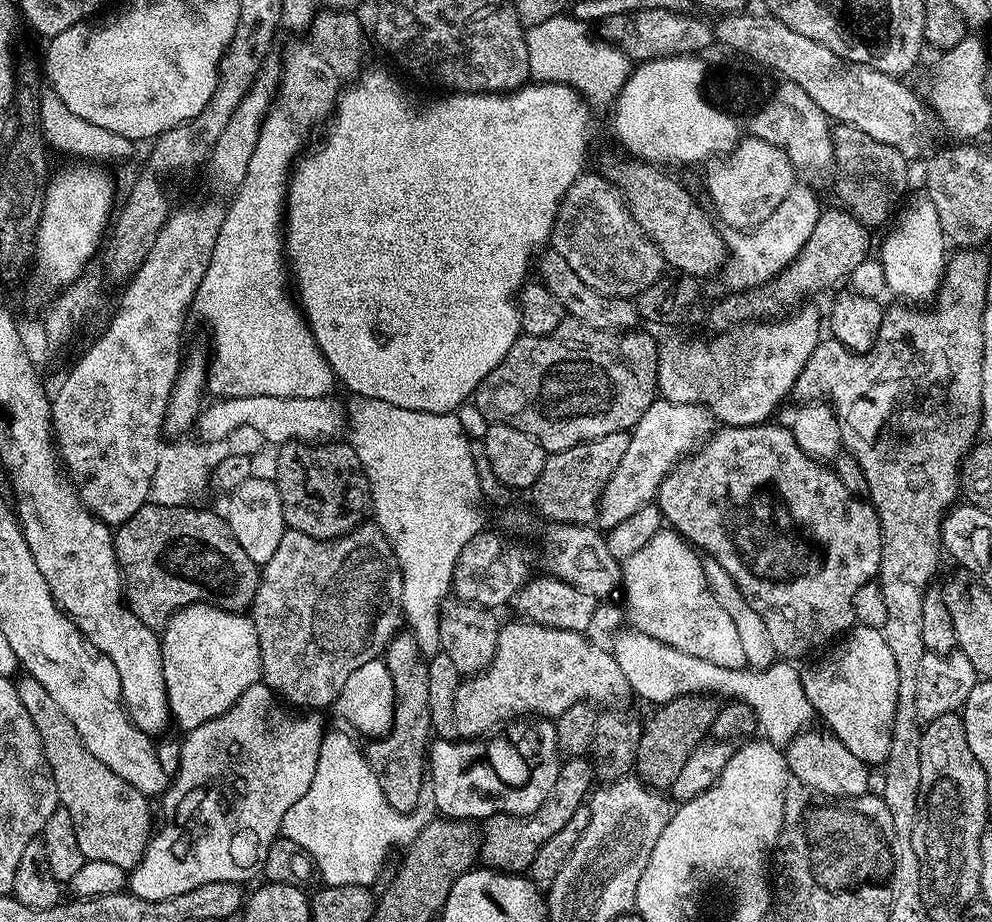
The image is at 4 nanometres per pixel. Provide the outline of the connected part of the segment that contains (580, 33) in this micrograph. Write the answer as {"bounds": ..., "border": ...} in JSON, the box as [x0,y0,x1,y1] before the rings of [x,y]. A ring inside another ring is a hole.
{"bounds":[524,14,634,105],"border":[[[570,14],[546,18],[546,22],[531,25],[524,38],[529,54],[529,74],[533,81],[542,84],[565,84],[589,105],[611,105],[616,95],[626,86],[634,67],[634,61],[615,44],[592,32],[587,23],[575,20]]]}

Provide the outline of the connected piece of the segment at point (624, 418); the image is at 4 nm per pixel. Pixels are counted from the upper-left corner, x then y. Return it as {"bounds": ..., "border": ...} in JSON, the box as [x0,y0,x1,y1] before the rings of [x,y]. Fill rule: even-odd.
{"bounds":[474,318,661,453],"border":[[[571,318],[565,319],[562,324],[545,336],[530,336],[521,334],[514,342],[514,346],[510,346],[510,350],[506,354],[506,358],[492,371],[488,377],[476,387],[474,393],[474,402],[478,406],[478,410],[482,410],[482,414],[487,416],[489,421],[502,424],[509,424],[518,430],[522,430],[522,434],[530,434],[530,438],[534,438],[545,450],[545,453],[561,452],[562,450],[570,450],[570,446],[578,446],[587,440],[597,440],[598,438],[606,438],[606,434],[618,434],[619,432],[628,432],[635,428],[636,424],[642,418],[642,414],[646,414],[646,410],[650,410],[652,403],[658,398],[658,389],[656,379],[658,378],[658,358],[661,349],[656,348],[656,344],[641,330],[625,330],[619,334],[615,332],[603,332],[597,328],[591,328],[585,324],[579,324]]]}

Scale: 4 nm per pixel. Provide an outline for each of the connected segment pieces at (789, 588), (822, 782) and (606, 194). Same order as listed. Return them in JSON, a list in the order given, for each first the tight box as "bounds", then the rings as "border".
[{"bounds":[658,422,884,658],"border":[[[765,422],[751,424],[745,428],[721,427],[713,431],[712,435],[692,453],[691,456],[680,461],[662,482],[658,505],[663,519],[675,531],[679,532],[689,544],[695,546],[701,553],[707,554],[711,559],[718,561],[722,570],[734,578],[734,582],[742,590],[742,594],[758,610],[762,622],[766,622],[766,630],[770,630],[770,638],[774,638],[774,650],[777,657],[796,658],[804,656],[815,648],[823,646],[827,640],[835,641],[841,634],[847,633],[857,623],[854,610],[855,598],[858,590],[869,583],[879,573],[880,559],[884,553],[884,535],[880,529],[880,519],[876,509],[867,499],[850,494],[846,486],[838,479],[831,467],[825,466],[821,461],[813,460],[798,446],[791,427]]]},{"bounds":[786,730,869,798],"border":[[[824,730],[822,732],[812,731],[803,731],[786,745],[788,771],[791,779],[802,782],[829,798],[865,795],[869,791],[869,765],[856,758],[838,737]]]},{"bounds":[550,174,666,300],"border":[[[585,174],[570,186],[556,215],[550,244],[586,286],[607,296],[632,300],[661,283],[660,275],[666,272],[664,254],[632,217],[624,193],[604,176]]]}]

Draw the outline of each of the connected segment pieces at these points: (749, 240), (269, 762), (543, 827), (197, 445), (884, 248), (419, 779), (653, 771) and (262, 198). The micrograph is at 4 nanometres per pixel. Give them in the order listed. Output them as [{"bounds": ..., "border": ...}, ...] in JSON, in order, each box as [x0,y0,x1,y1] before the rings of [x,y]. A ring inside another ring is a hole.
[{"bounds":[722,187,822,290],"border":[[[793,187],[792,192],[782,198],[782,206],[778,206],[778,210],[774,210],[774,214],[770,214],[770,218],[766,218],[766,222],[762,222],[757,228],[728,230],[723,233],[730,257],[722,269],[728,290],[756,288],[759,284],[773,280],[783,268],[789,268],[796,261],[806,242],[810,242],[810,234],[814,234],[814,226],[818,226],[822,205],[819,198],[811,192],[811,187],[800,187]]]},{"bounds":[126,682,326,900],"border":[[[257,682],[250,685],[241,694],[238,702],[234,706],[230,706],[230,710],[226,710],[226,714],[222,714],[210,722],[204,722],[202,726],[186,733],[183,737],[185,740],[180,744],[180,769],[174,772],[168,790],[162,796],[164,813],[161,816],[159,813],[158,830],[153,831],[143,858],[138,862],[136,868],[131,869],[130,875],[127,877],[126,884],[132,895],[143,900],[166,900],[180,894],[190,894],[190,890],[198,890],[198,886],[202,886],[206,882],[234,882],[243,885],[244,880],[252,880],[256,875],[258,877],[261,875],[266,862],[266,854],[273,842],[281,835],[286,810],[290,810],[294,806],[294,802],[301,800],[306,794],[306,790],[310,790],[310,782],[314,782],[314,770],[318,770],[318,754],[322,750],[322,738],[326,731],[326,725],[316,717],[319,715],[300,714],[304,716],[295,716],[294,713],[296,712],[289,710],[277,699],[265,683]]]},{"bounds":[479,757,595,874],"border":[[[569,757],[560,766],[558,779],[553,789],[546,796],[546,801],[531,816],[512,816],[508,813],[496,813],[487,817],[482,824],[479,855],[481,861],[509,874],[520,874],[527,871],[539,848],[547,839],[566,826],[566,822],[574,816],[591,791],[592,780],[595,781],[595,767],[585,757]],[[484,827],[484,828],[483,828]]]},{"bounds":[148,426,266,508],"border":[[[238,426],[237,430],[224,439],[207,440],[205,442],[186,442],[187,440],[172,440],[163,443],[158,452],[158,461],[151,486],[148,491],[149,503],[164,505],[167,508],[183,507],[202,486],[211,479],[213,470],[224,458],[232,455],[250,455],[248,444],[262,446],[266,441],[254,426]]]},{"bounds":[878,189,947,304],"border":[[[925,189],[909,191],[897,211],[890,232],[880,244],[878,259],[886,274],[889,291],[914,304],[931,301],[940,289],[947,268],[946,237],[938,210]]]},{"bounds":[363,630,433,813],"border":[[[408,630],[401,631],[388,643],[386,663],[390,678],[393,679],[396,709],[394,710],[393,726],[390,731],[379,739],[369,739],[363,749],[364,756],[370,762],[370,770],[378,778],[378,786],[382,786],[382,794],[386,794],[386,802],[399,812],[411,813],[412,808],[420,800],[420,791],[426,788],[426,761],[430,741],[433,739],[432,723],[430,722],[430,697],[428,691],[428,660],[420,652],[418,642]]]},{"bounds":[635,695,721,789],"border":[[[690,695],[659,705],[656,713],[648,721],[643,721],[636,751],[635,775],[650,788],[671,789],[674,778],[678,778],[678,774],[682,774],[682,766],[686,766],[686,758],[690,758],[696,747],[709,739],[716,715],[721,710],[721,705],[715,703],[717,701],[711,695]]]},{"bounds":[192,111,338,400],"border":[[[269,111],[260,128],[260,137],[248,163],[244,183],[240,185],[229,203],[228,212],[224,215],[216,239],[212,261],[210,266],[206,266],[202,286],[198,286],[192,303],[195,315],[197,312],[212,331],[212,352],[210,351],[206,388],[211,395],[213,392],[213,397],[216,398],[225,400],[247,396],[318,398],[328,396],[331,388],[337,387],[338,384],[330,362],[326,362],[322,350],[316,344],[316,339],[312,337],[312,331],[308,328],[308,321],[304,319],[297,301],[289,292],[290,276],[286,271],[282,225],[286,211],[286,185],[290,179],[290,169],[301,151],[299,134],[301,135],[297,125],[292,123],[287,112]]]}]

